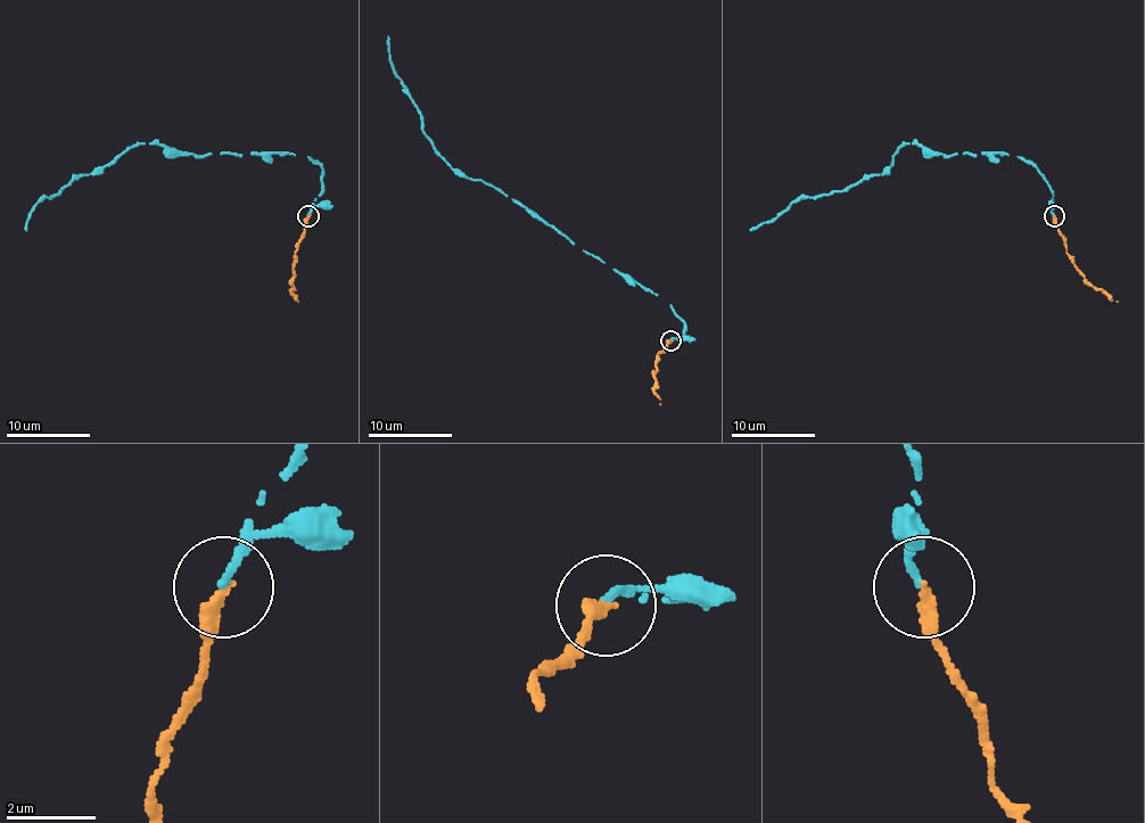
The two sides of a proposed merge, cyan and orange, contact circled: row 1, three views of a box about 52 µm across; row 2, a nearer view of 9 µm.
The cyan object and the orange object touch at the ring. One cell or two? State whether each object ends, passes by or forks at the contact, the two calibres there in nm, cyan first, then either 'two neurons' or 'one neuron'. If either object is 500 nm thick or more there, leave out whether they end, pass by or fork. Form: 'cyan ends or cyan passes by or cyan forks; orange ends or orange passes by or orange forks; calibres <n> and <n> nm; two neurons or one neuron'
cyan ends; orange ends; calibres 160 and 280 nm; one neuron

